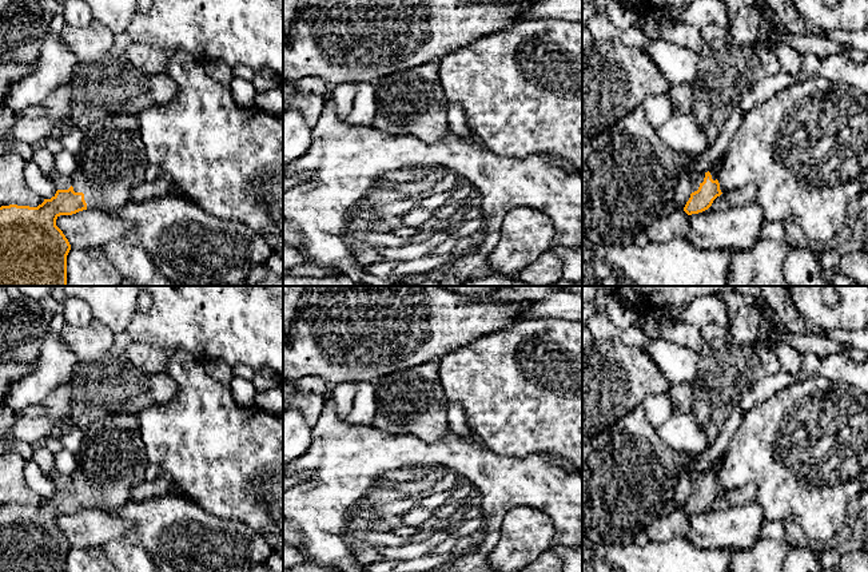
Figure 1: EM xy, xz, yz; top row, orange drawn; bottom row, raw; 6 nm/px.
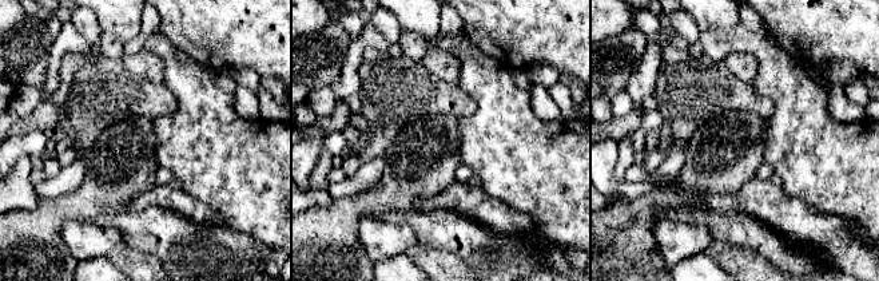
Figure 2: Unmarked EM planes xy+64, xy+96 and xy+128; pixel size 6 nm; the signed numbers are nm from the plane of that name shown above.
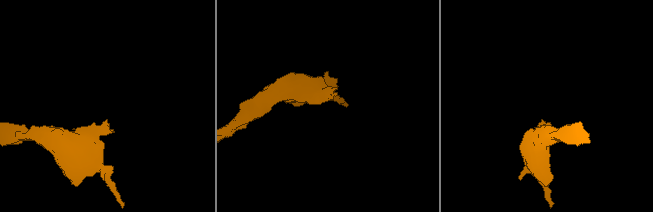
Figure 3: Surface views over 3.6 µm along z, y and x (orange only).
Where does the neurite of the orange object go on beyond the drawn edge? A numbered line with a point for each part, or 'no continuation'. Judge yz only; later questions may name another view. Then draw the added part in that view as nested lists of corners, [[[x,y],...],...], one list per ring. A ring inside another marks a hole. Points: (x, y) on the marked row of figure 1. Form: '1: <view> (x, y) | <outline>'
1: yz (696, 178) | [[[685,170],[686,171],[686,170]],[[688,170],[686,171],[690,178],[692,178],[692,183],[693,183],[693,192],[698,190],[700,184],[704,182],[705,175],[700,175],[693,170]]]

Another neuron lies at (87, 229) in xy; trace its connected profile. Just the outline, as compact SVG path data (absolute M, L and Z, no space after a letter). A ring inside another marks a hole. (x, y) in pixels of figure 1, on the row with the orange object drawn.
M100 208L60 215L56 226L68 239L71 249L104 247L110 242L124 238L132 230L132 225L122 219L118 212Z

